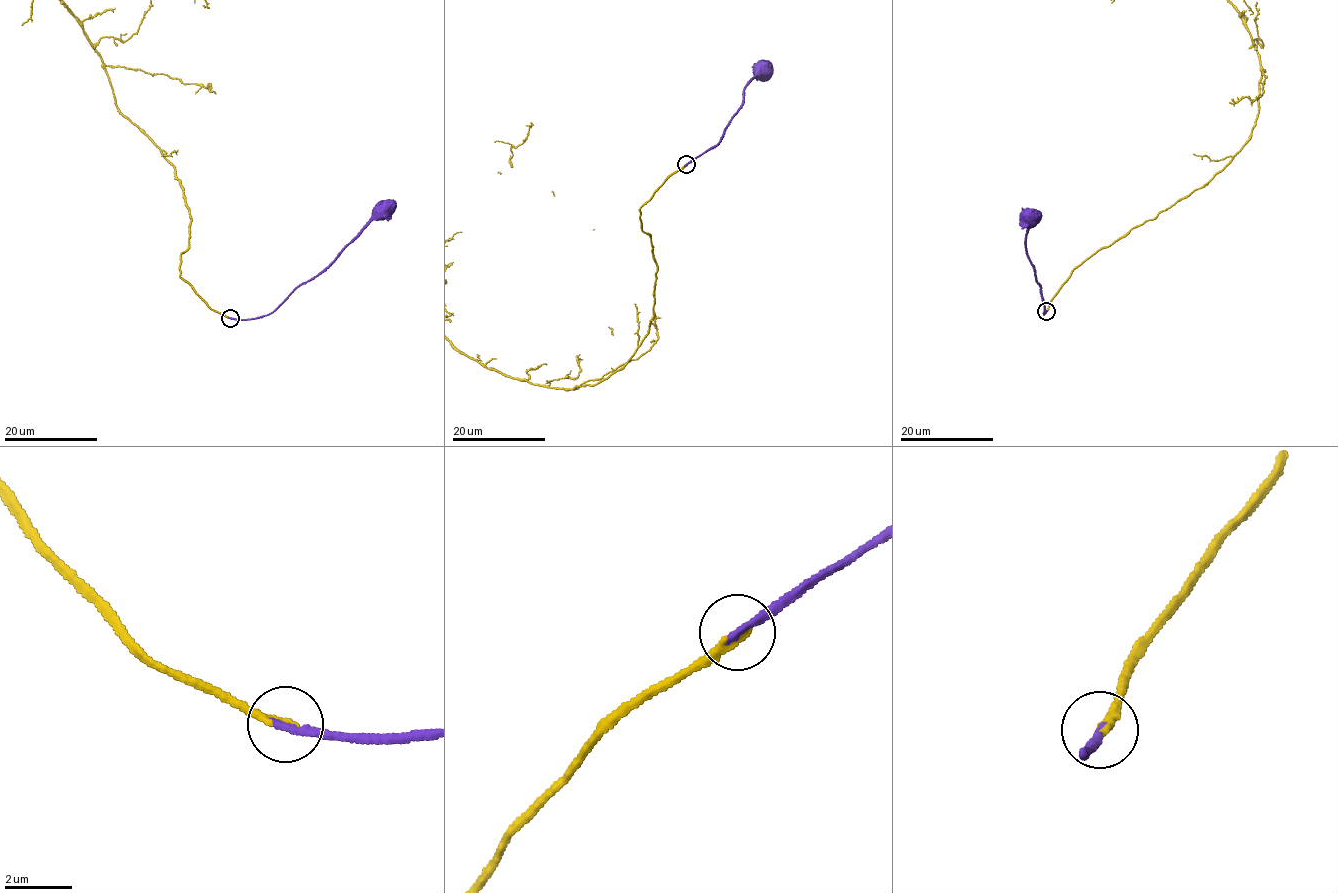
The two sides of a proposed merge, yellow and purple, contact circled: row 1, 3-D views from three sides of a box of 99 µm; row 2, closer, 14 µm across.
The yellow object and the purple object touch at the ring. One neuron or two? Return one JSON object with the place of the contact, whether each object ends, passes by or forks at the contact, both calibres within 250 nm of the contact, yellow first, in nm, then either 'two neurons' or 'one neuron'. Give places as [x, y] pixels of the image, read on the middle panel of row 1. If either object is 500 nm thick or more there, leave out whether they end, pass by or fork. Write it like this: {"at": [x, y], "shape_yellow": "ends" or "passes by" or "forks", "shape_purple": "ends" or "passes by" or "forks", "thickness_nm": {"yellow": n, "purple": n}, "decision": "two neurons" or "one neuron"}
{"at": [686, 164], "shape_yellow": "ends", "shape_purple": "ends", "thickness_nm": {"yellow": 240, "purple": 280}, "decision": "one neuron"}

